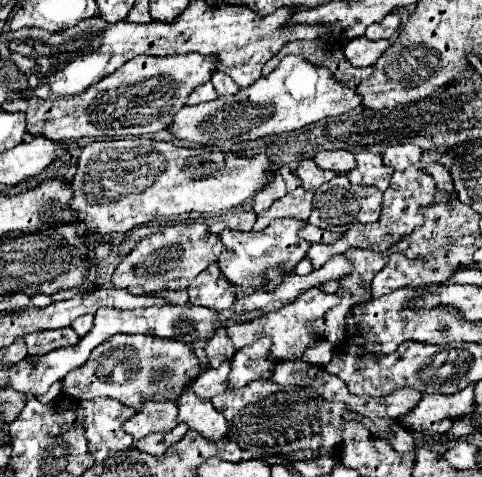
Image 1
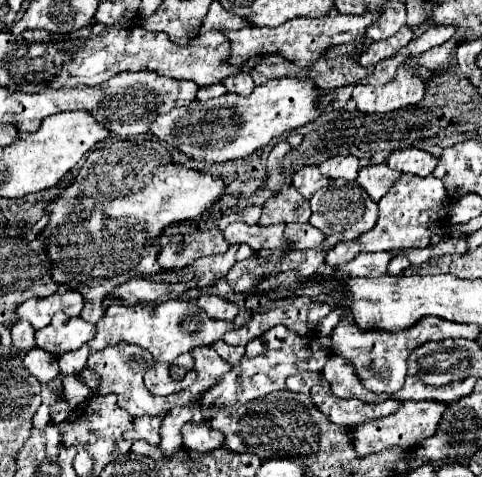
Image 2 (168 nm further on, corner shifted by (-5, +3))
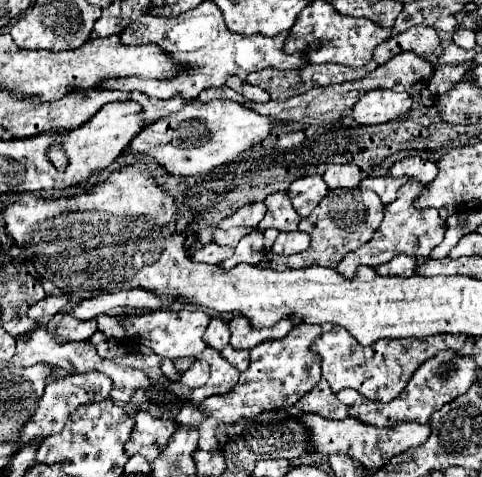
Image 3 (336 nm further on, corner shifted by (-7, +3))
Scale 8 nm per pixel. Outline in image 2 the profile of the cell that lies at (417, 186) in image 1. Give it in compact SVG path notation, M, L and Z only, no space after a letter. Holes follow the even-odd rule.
M402 175L378 205L380 205L380 219L374 225L374 229L362 233L356 239L340 241L334 249L330 249L324 263L328 269L336 269L338 265L350 261L356 253L362 251L374 253L374 251L392 251L392 249L408 249L408 247L428 247L432 229L438 225L438 221L440 223L448 221L446 211L450 205L450 197L442 181L432 175L426 177Z

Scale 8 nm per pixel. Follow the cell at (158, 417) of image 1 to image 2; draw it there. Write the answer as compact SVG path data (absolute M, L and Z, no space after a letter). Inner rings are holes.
M140 417L140 419L134 419L134 429L132 431L126 431L124 437L130 439L130 441L136 441L136 439L146 439L148 443L152 445L158 445L160 443L160 423L162 423L162 417Z

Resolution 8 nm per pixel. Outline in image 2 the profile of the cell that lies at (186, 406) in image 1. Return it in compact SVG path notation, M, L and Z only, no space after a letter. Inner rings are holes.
M186 423L182 427L182 441L186 447L196 451L212 451L216 447L222 447L224 433L210 427L210 423Z

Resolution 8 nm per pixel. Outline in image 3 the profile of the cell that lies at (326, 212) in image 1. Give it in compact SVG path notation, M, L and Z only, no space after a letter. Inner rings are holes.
M334 189L328 191L324 201L314 209L312 217L300 221L298 229L310 235L310 247L304 253L290 255L290 257L276 257L280 261L280 269L302 269L302 267L332 267L336 269L338 263L344 259L346 253L356 251L360 245L370 241L380 227L384 217L384 205L374 191L362 189Z

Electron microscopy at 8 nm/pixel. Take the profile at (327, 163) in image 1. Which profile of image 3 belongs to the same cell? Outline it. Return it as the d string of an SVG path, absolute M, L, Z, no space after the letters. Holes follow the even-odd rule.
M330 165L324 173L324 183L328 189L356 189L360 183L360 169L356 165Z

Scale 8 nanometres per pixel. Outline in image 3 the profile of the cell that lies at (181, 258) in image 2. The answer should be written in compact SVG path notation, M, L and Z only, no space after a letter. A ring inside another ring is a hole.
M206 245L202 249L196 249L192 253L192 261L200 261L200 263L208 263L208 265L220 265L224 259L232 257L234 249L228 247L220 247L220 245Z

